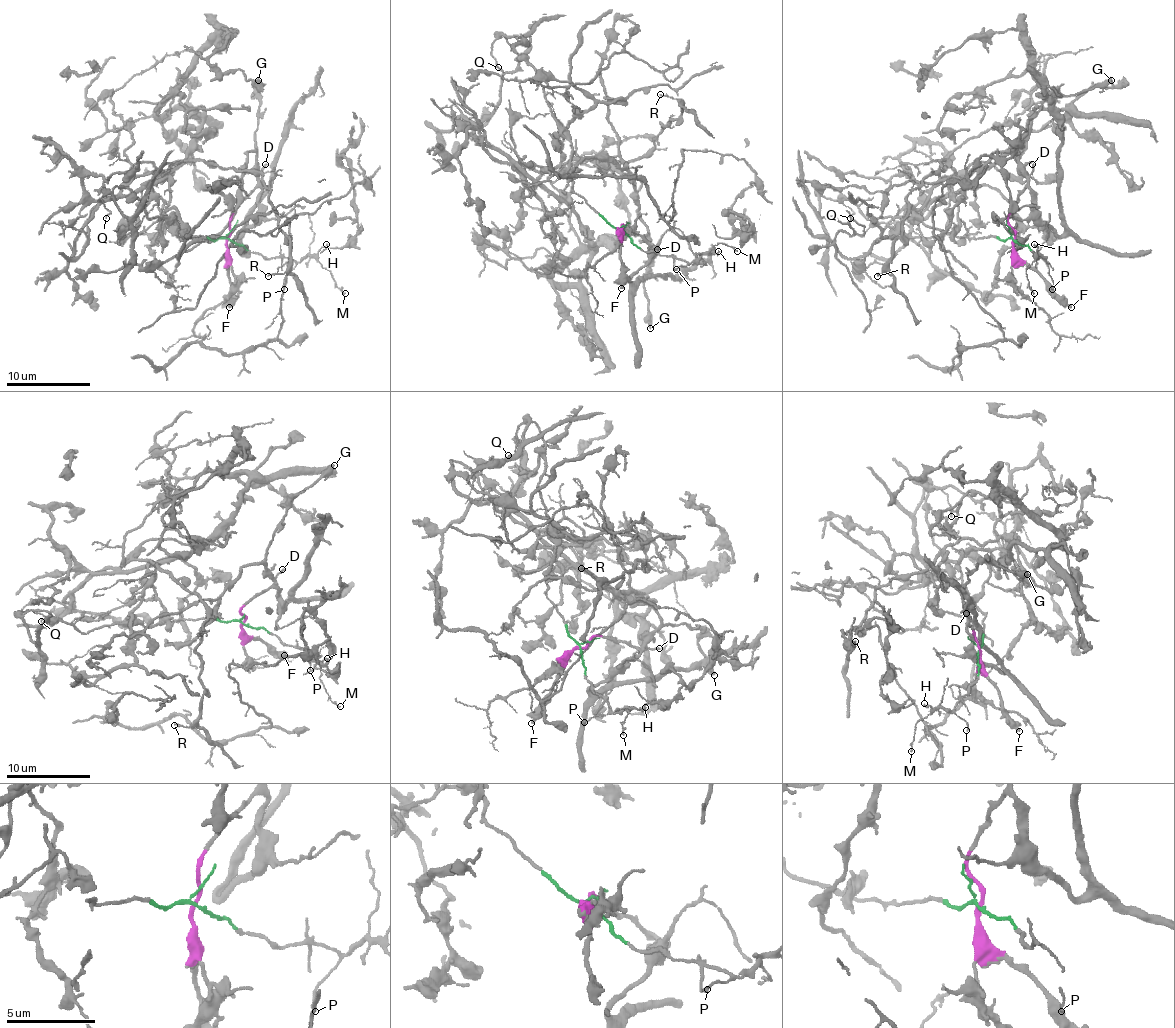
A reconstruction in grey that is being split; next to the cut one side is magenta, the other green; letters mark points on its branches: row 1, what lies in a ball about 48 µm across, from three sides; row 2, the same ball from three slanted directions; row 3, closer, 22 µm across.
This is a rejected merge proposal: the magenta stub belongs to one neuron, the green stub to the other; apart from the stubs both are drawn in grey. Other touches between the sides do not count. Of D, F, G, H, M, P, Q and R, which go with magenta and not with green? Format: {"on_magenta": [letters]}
{"on_magenta": ["D", "F", "G"]}

